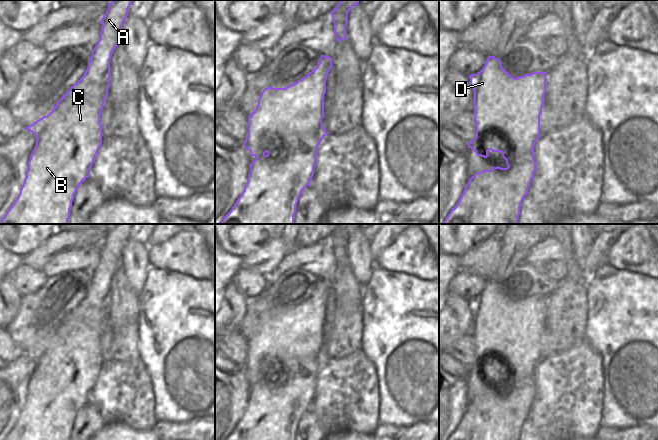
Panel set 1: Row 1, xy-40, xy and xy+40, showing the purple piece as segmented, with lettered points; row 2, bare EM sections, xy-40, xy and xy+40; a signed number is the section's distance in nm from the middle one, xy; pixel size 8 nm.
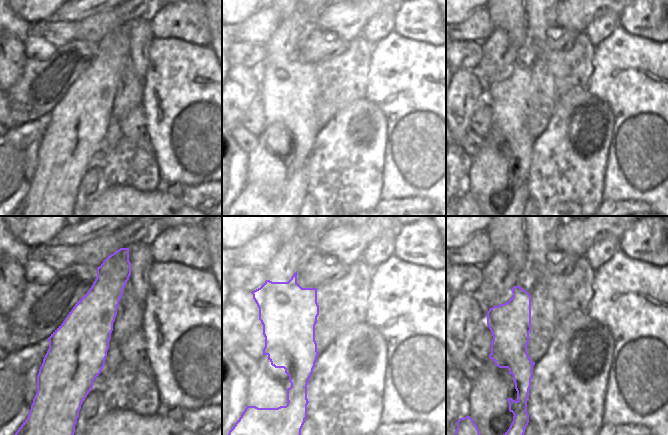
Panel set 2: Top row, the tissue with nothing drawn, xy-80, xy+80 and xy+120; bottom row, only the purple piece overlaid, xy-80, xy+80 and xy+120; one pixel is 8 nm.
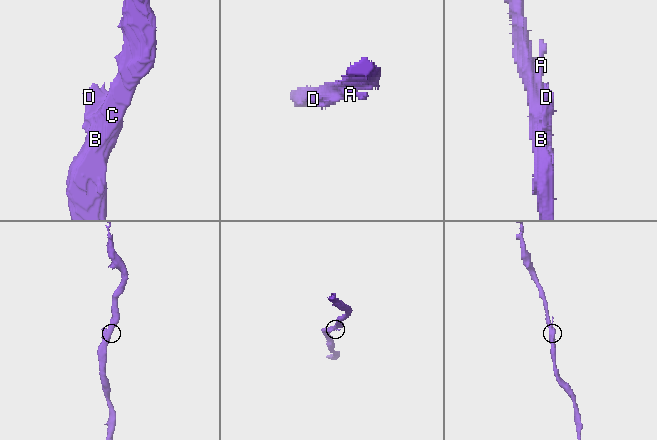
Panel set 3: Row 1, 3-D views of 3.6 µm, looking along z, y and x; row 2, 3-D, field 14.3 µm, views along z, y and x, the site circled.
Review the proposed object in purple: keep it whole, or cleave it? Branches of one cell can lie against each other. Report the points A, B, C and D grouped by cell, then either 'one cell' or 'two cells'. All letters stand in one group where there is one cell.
A B C D; one cell

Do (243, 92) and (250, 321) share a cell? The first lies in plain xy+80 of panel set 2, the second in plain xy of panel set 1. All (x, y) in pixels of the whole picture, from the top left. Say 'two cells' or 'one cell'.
two cells

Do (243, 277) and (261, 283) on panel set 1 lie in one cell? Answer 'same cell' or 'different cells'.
same cell

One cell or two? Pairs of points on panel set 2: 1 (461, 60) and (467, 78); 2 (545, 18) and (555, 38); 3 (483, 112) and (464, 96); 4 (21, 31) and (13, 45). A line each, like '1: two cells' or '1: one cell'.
1: two cells
2: two cells
3: two cells
4: two cells

